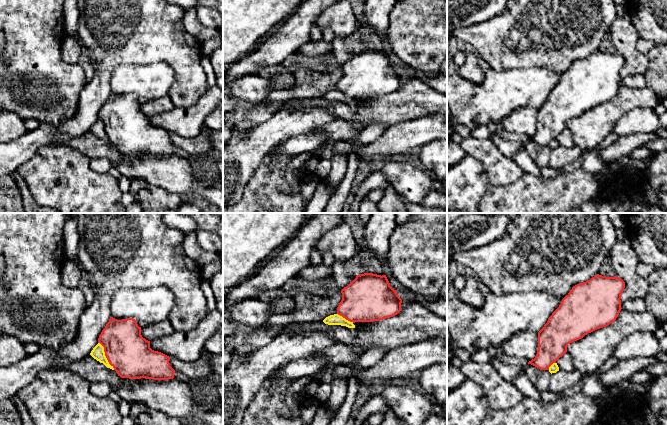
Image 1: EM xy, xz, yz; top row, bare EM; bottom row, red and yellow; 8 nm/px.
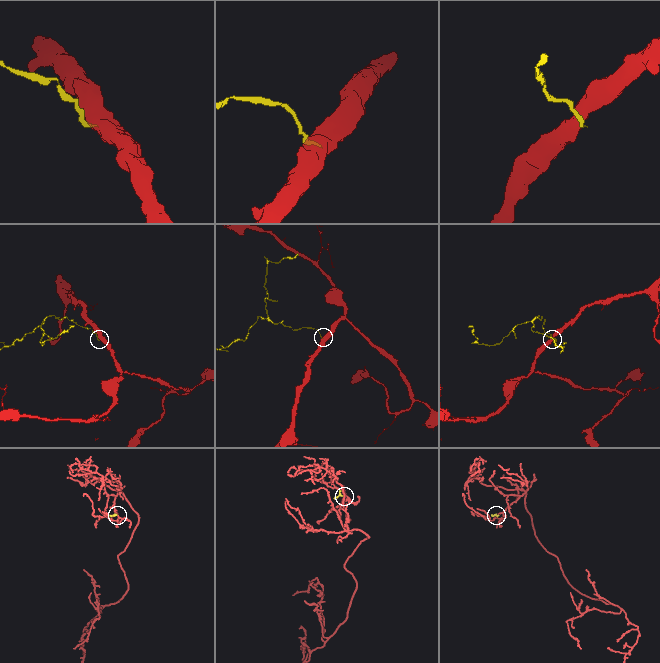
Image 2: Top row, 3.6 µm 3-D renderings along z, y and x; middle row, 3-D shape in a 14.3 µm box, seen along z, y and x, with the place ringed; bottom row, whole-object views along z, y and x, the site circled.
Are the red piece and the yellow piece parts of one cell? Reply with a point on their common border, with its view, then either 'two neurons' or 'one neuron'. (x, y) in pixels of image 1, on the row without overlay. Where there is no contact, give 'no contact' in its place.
xy (105, 131) | two neurons

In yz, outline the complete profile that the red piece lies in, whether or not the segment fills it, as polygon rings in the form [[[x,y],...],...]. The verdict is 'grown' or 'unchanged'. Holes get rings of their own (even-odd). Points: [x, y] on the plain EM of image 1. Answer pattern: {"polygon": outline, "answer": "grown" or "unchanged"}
{"polygon": [[[599,50],[586,58],[573,62],[538,108],[538,127],[535,134],[528,140],[540,146],[549,146],[549,143],[567,128],[567,122],[570,119],[613,99],[622,85],[620,75],[624,64],[625,58],[621,54]]], "answer": "unchanged"}

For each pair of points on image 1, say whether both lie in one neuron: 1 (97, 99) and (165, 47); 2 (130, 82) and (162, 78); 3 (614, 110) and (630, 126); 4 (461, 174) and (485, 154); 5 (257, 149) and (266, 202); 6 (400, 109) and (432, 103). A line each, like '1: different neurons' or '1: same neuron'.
1: same neuron
2: same neuron
3: different neurons
4: different neurons
5: different neurons
6: same neuron

